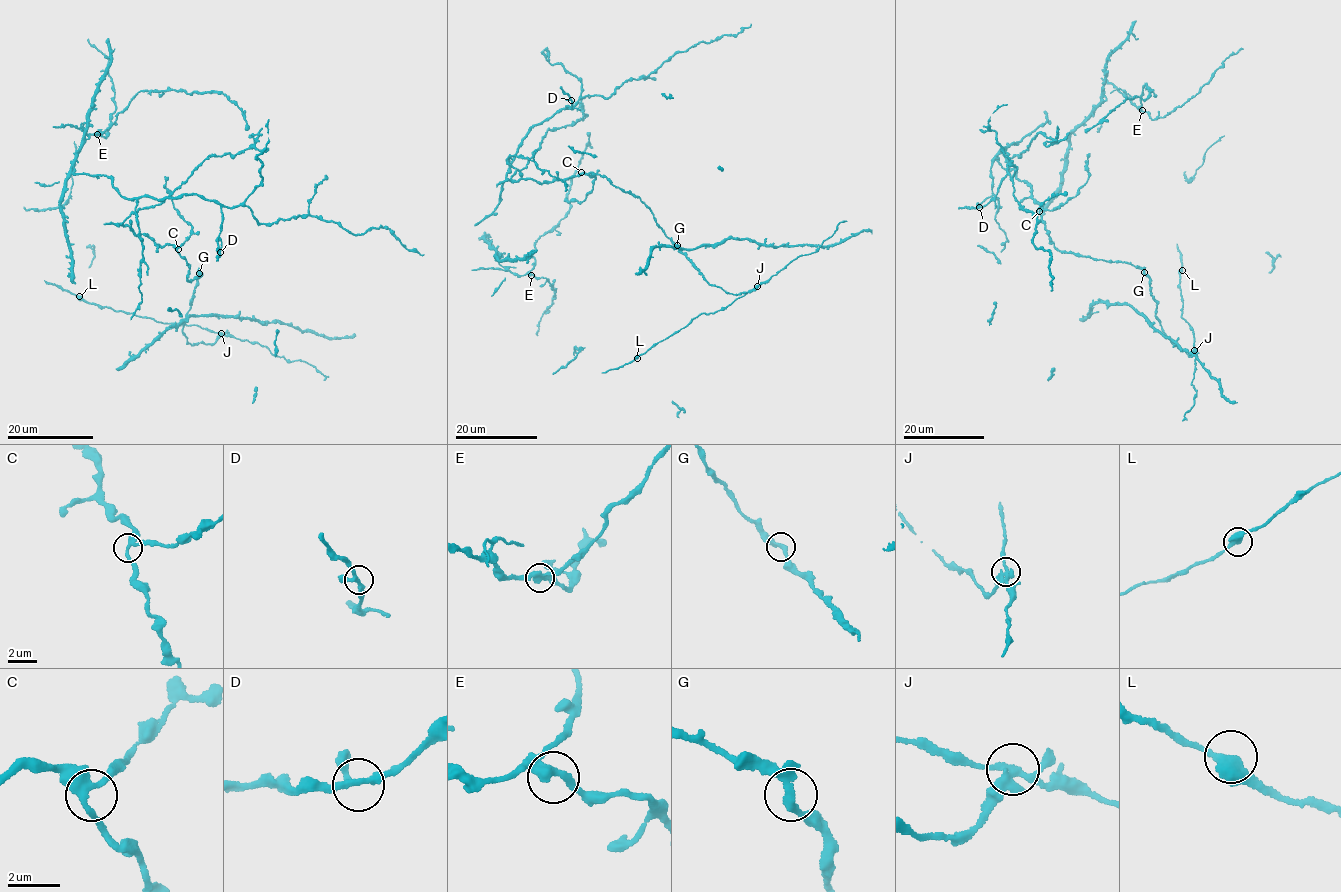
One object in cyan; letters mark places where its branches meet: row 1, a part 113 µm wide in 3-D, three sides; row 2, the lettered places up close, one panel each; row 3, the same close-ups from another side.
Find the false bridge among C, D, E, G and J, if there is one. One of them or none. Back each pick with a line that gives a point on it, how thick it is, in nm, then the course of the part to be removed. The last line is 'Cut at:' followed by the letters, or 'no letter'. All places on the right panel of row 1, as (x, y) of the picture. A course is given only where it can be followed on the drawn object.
J: Place: (1194, 350). Thickness 280 nm. Course of the part to remove: (1195, 349), (1192, 329), (1181, 318), (1178, 285), (1182, 262), (1176, 244)
Cut at: J

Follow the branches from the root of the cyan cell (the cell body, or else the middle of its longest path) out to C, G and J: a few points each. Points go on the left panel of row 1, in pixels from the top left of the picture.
C: (153, 241), (162, 246), (170, 243), (178, 249)
G: (153, 241), (162, 246), (169, 244), (185, 259), (189, 268), (187, 280), (200, 276), (197, 269), (199, 273)
J: (153, 241), (185, 259), (187, 280), (202, 274), (197, 269), (182, 329), (188, 343), (213, 343), (221, 332)

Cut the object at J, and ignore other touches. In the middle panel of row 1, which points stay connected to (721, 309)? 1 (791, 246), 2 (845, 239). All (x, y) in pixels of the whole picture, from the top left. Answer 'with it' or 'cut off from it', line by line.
1: cut off from it
2: cut off from it

